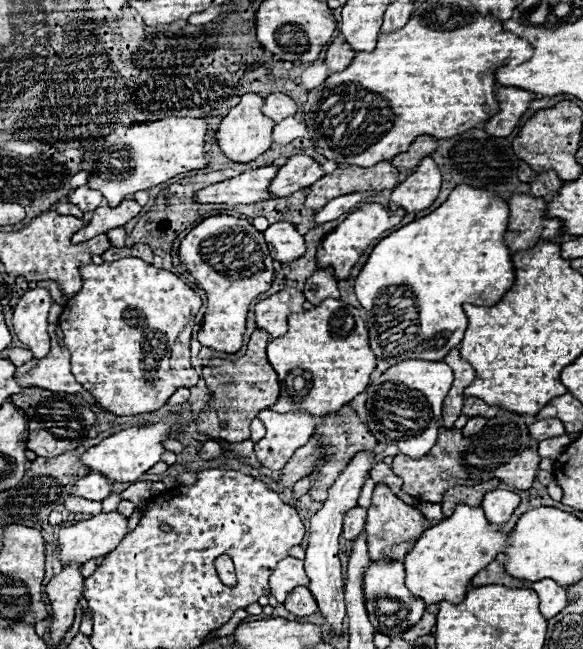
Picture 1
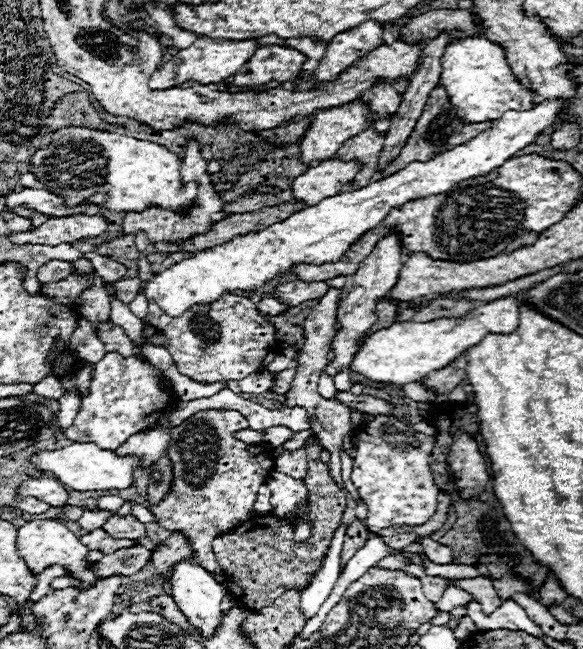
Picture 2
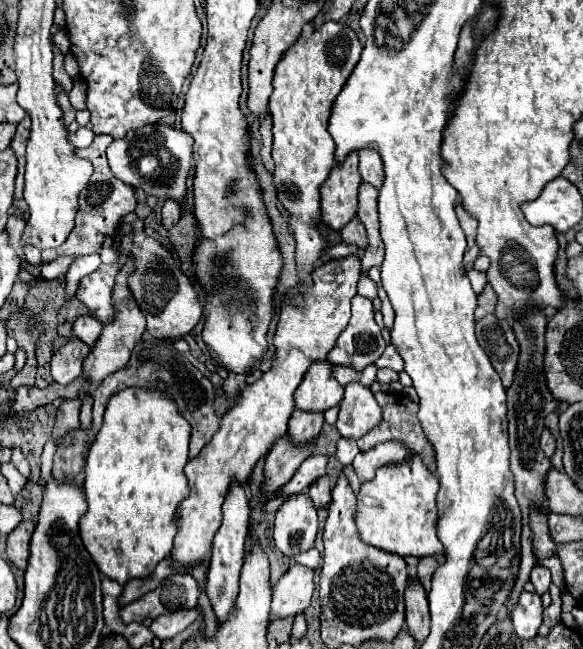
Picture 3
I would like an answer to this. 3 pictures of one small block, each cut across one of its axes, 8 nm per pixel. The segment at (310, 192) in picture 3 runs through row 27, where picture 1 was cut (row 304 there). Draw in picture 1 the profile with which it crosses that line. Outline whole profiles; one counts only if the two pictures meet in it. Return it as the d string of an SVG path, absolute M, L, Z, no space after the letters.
M328 298L318 308L306 310L302 314L292 314L288 318L288 332L268 344L268 362L272 364L280 380L280 398L274 406L270 406L270 410L280 414L304 410L314 418L324 418L332 412L338 412L354 396L362 394L368 388L370 374L376 366L376 356L372 354L368 342L368 328L366 322L360 318L360 312L344 300Z

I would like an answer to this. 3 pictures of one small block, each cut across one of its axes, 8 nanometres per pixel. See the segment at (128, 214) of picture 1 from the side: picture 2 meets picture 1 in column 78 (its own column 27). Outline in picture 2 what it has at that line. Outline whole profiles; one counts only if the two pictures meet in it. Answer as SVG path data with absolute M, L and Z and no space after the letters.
M74 214L74 216L62 216L62 218L48 218L42 226L30 228L28 232L10 234L8 238L16 244L64 244L64 242L76 242L80 238L98 236L106 230L106 220L98 214L86 216L86 214Z

